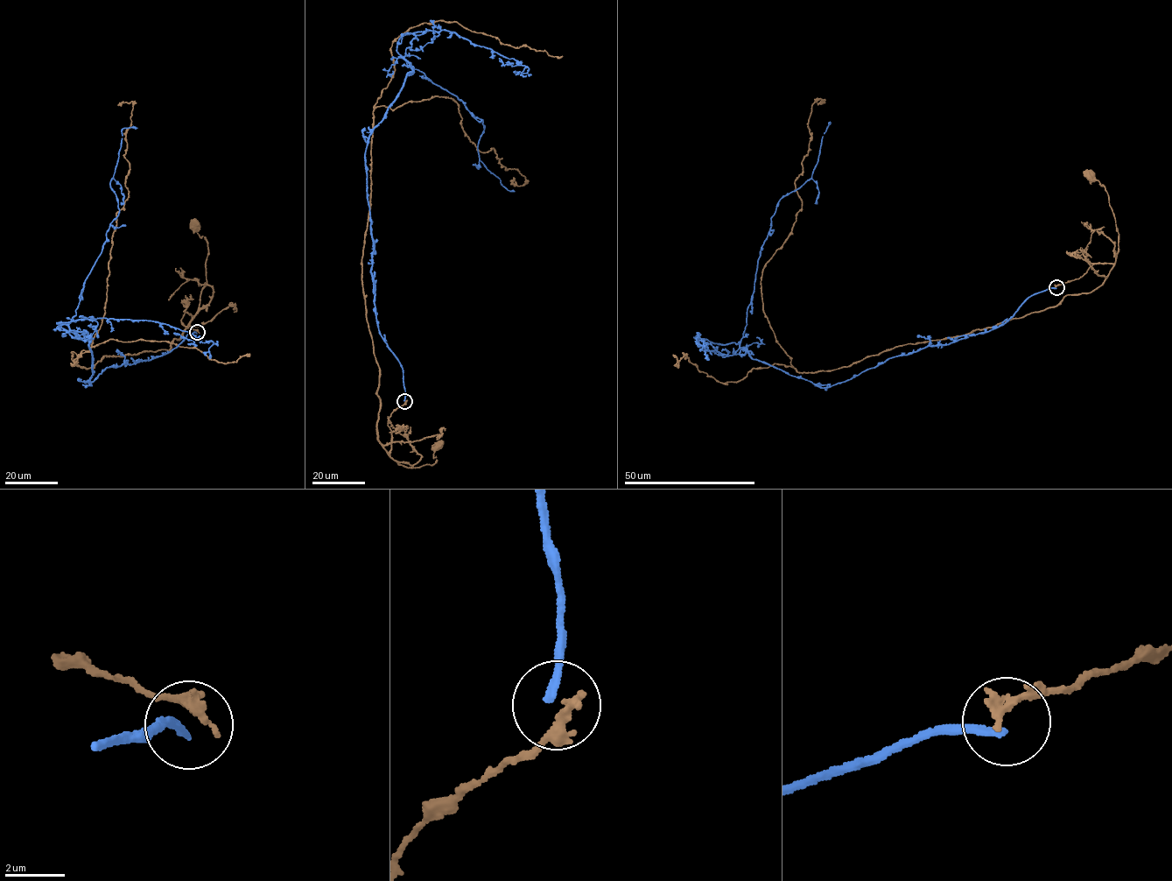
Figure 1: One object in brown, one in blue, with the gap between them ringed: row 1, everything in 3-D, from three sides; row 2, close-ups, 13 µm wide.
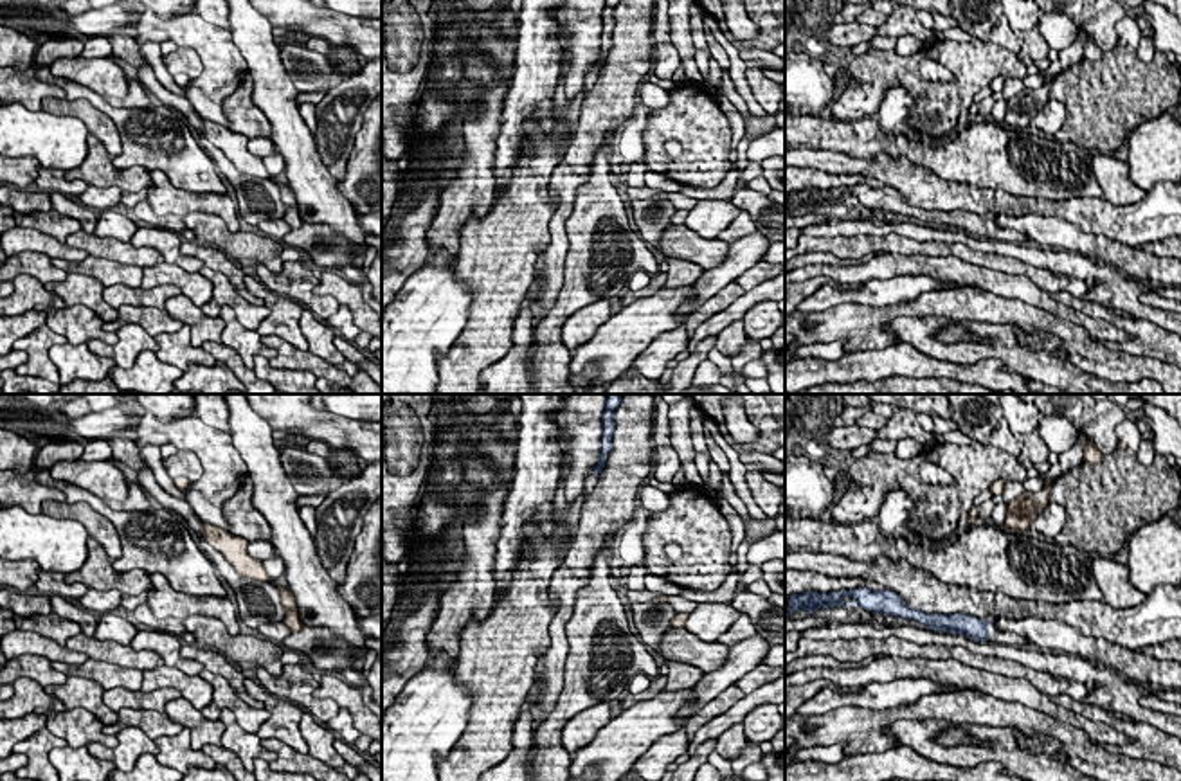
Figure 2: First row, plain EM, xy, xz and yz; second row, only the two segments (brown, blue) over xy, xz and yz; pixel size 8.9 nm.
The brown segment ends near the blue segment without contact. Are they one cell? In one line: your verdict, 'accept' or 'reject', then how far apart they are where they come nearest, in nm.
reject; gap 800 nm

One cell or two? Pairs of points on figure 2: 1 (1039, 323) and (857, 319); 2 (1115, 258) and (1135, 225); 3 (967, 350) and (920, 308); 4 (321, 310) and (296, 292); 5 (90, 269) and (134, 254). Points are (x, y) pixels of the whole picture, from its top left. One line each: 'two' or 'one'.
1: one
2: two
3: two
4: one
5: two

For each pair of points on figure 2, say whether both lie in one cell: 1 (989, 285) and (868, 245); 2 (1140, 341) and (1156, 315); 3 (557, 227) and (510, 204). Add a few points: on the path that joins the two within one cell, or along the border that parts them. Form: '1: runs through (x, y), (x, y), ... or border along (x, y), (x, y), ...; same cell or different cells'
1: border along (881, 251), (935, 258); different cells
2: border along (1135, 317), (1147, 319), (1162, 328); different cells
3: border along (548, 180), (555, 206), (549, 234); different cells

